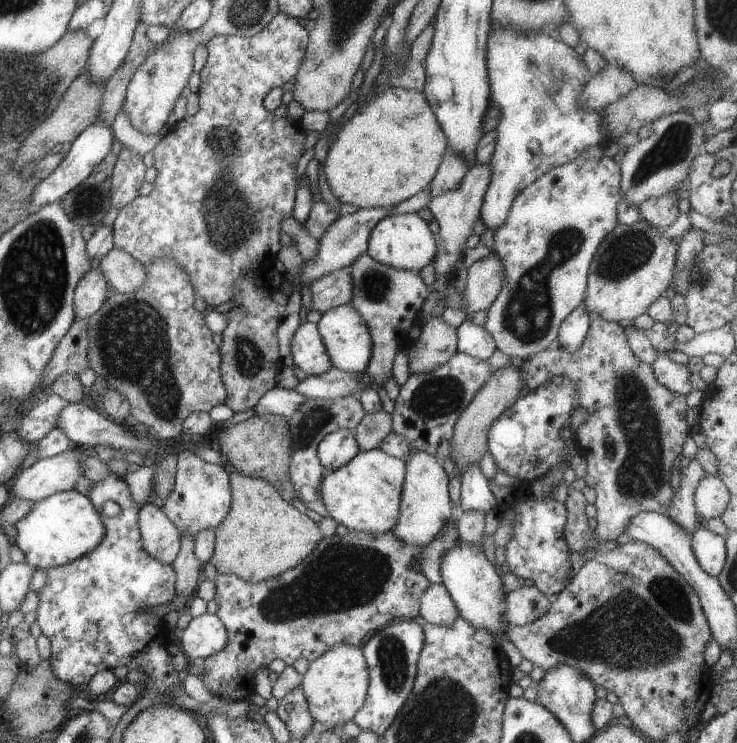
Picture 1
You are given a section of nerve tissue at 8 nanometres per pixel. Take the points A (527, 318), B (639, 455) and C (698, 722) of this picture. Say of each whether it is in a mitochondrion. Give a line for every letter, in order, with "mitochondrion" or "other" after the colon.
A: mitochondrion
B: mitochondrion
C: other

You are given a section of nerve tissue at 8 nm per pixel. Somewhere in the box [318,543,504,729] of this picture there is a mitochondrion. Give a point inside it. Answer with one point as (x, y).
(391, 655)

